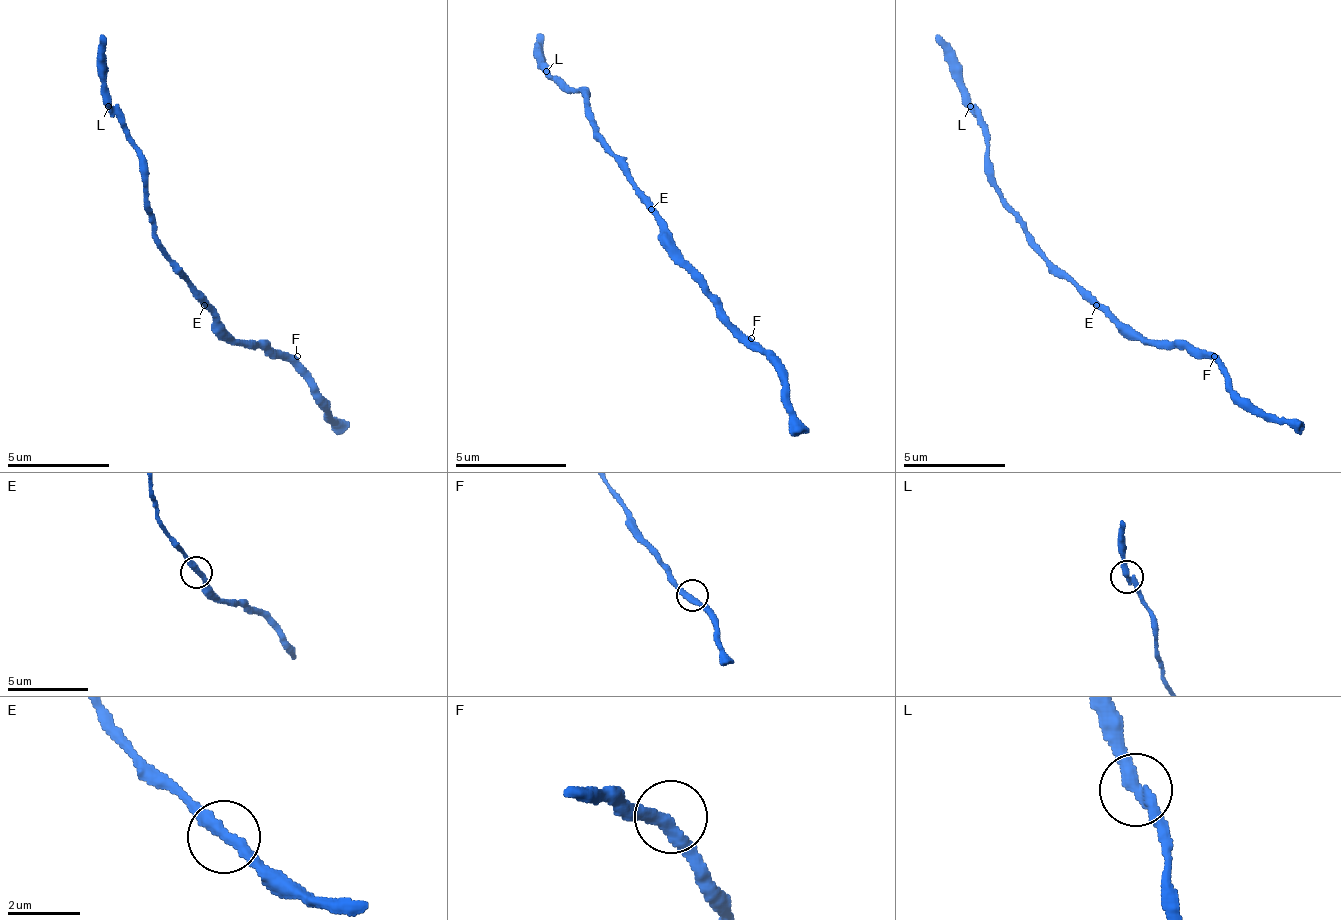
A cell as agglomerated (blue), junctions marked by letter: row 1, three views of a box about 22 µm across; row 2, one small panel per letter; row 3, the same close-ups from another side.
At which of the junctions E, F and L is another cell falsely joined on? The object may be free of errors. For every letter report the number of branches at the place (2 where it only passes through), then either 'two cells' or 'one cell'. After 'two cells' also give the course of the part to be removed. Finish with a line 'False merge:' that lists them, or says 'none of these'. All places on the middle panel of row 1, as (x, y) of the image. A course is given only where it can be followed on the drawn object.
E: 2 branches meet; one cell
F: 2 branches meet; one cell
L: 2 branches meet; one cell
False merge: none of these

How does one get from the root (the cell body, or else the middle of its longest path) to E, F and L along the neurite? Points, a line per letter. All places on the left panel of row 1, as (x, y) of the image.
E: (194, 285), (194, 295), (204, 305)
F: (194, 285), (194, 290), (209, 305), (209, 310), (240, 341), (266, 341), (276, 351), (297, 356)
L: (194, 285), (163, 249), (153, 228), (138, 146), (127, 126), (107, 105)

